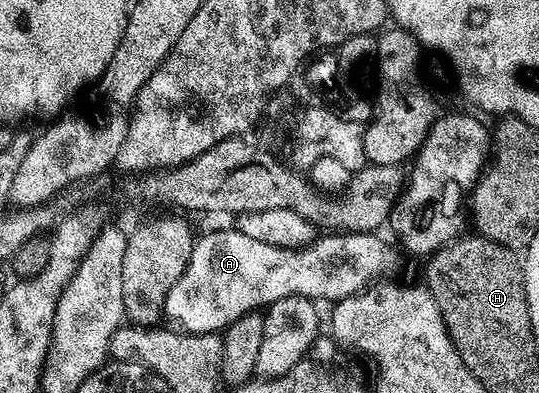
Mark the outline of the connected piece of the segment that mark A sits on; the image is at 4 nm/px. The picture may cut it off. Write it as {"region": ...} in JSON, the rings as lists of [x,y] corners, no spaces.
{"region":[[[236,229],[198,234],[181,276],[175,285],[171,285],[171,293],[167,293],[164,314],[168,318],[170,315],[178,323],[174,324],[186,332],[217,333],[241,315],[268,308],[270,303],[283,297],[298,295],[314,301],[336,301],[359,295],[385,277],[380,275],[387,274],[397,263],[396,253],[379,236],[377,233],[325,233],[305,247],[283,249],[275,245],[263,245],[263,241],[254,241],[252,237],[247,237],[247,233]]]}

